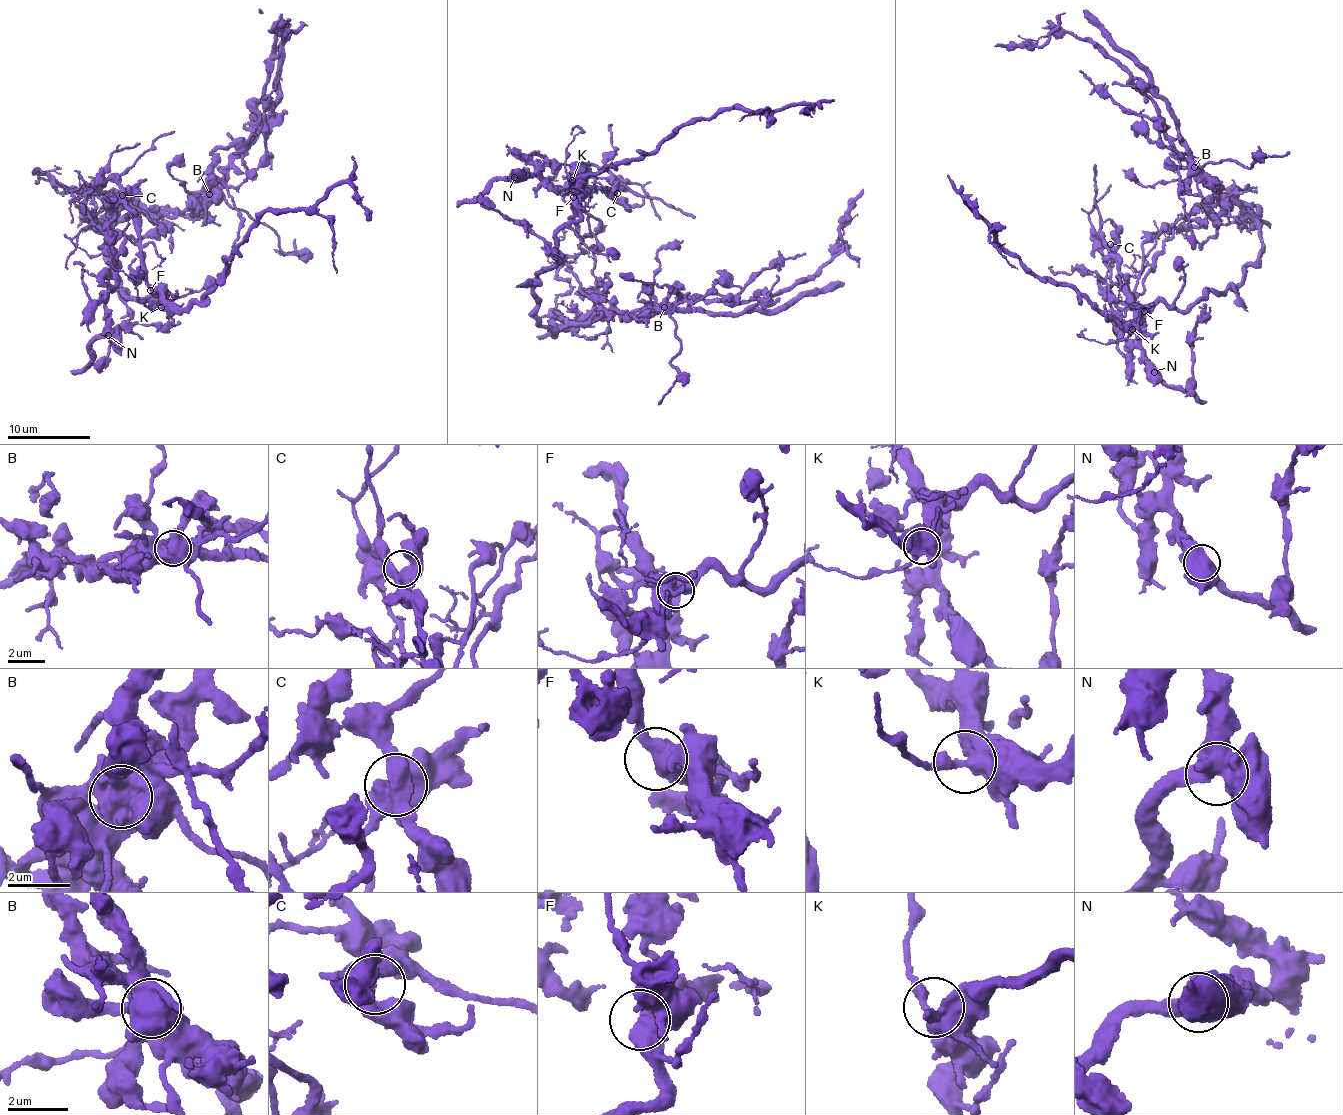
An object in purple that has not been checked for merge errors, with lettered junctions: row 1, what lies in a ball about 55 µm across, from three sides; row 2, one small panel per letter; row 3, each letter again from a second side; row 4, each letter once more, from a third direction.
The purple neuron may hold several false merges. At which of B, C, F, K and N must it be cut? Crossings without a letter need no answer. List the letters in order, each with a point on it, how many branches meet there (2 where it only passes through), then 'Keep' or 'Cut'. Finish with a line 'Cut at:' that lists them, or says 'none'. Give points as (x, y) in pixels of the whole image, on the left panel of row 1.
B: Place: (209, 194). Branches: 3. Cut
C: Place: (122, 195). Branches: 5. Keep
F: Place: (150, 290). Branches: 3. Keep
K: Place: (161, 307). Branches: 3. Keep
N: Place: (108, 335). Branches: 3. Keep
Cut at: B

